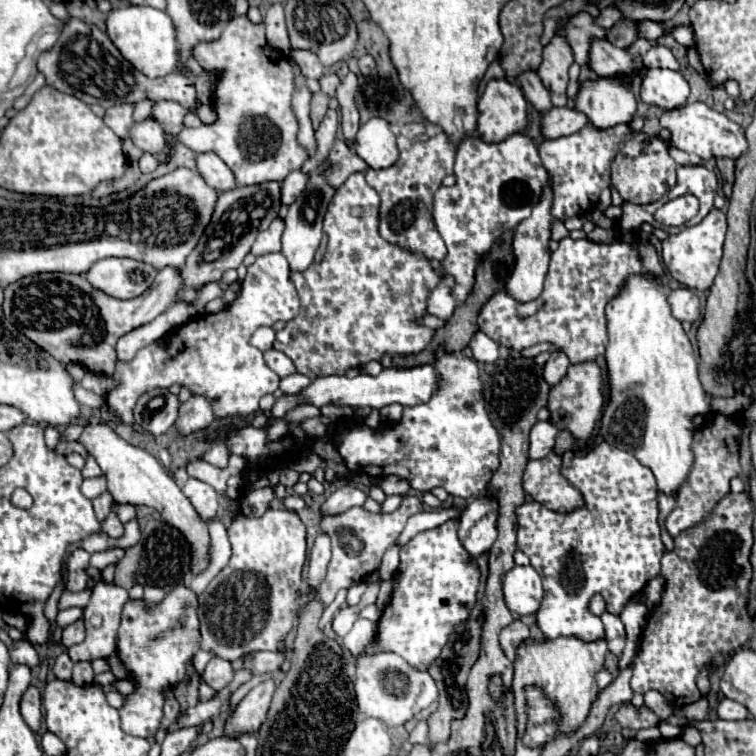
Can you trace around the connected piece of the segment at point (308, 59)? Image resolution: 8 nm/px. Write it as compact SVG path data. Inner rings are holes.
M292 51L296 63L302 69L302 75L308 79L320 79L324 75L324 67L318 63L318 57L312 51Z

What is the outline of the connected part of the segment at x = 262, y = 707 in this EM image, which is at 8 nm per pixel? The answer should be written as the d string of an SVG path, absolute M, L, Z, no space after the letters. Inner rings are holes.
M266 679L258 683L238 705L234 713L230 713L224 735L238 735L238 733L256 733L258 727L266 721L266 713L270 709L272 695L276 691L276 681Z

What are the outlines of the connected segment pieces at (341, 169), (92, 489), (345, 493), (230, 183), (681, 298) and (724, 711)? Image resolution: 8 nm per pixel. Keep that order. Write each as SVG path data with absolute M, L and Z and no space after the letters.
M336 139L334 147L330 149L328 155L328 167L324 171L324 177L328 181L328 185L332 185L334 189L340 187L352 173L356 171L366 171L366 163L362 163L362 159L358 159L356 151L352 151L344 139Z
M104 477L84 479L80 491L82 491L82 495L86 495L88 499L94 499L94 497L98 497L98 495L102 495L102 493L106 491L106 479L104 479Z
M342 485L340 489L336 489L322 505L320 505L320 513L324 515L336 515L342 513L354 505L364 505L366 501L366 493L354 485Z
M212 151L198 153L196 167L198 167L198 173L204 177L204 181L216 191L228 191L236 187L234 175L230 175L230 169L226 167L226 163L222 163L222 159L218 159L218 155L214 155Z
M688 287L670 293L670 307L672 307L672 315L678 321L694 323L700 317L700 301Z
M722 699L718 705L718 717L720 719L746 719L750 713L748 709L732 699Z

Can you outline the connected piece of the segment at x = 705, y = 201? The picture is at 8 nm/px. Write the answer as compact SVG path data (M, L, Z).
M700 165L678 167L678 183L660 201L650 205L634 205L634 203L622 205L624 215L618 221L622 243L600 245L600 243L592 243L590 239L580 239L580 241L574 241L570 237L562 239L560 247L552 253L550 259L544 291L540 295L542 307L530 317L518 317L514 311L500 309L500 299L496 295L480 311L478 317L480 331L484 331L494 341L514 351L522 351L536 343L552 343L558 349L566 351L570 363L596 359L598 355L604 353L606 347L606 335L608 335L606 317L604 317L606 303L620 291L628 275L642 273L640 257L632 245L632 229L636 231L642 223L650 223L652 227L656 227L656 219L654 219L656 209L668 203L670 199L682 197L686 193L692 193L700 199L700 219L704 219L712 209L716 187L718 187L716 175L710 169Z

